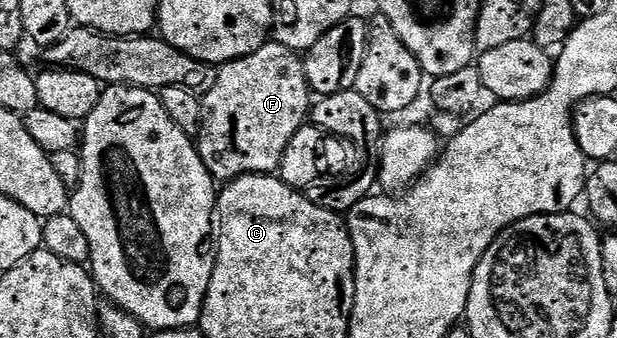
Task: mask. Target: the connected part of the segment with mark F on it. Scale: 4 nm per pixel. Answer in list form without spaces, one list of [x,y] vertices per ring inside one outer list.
[[[267,42],[252,54],[239,60],[229,60],[217,69],[218,77],[210,84],[206,96],[201,97],[202,121],[198,127],[196,147],[206,169],[215,181],[229,182],[238,176],[274,174],[282,167],[288,142],[307,123],[312,112],[312,93],[306,83],[303,57],[288,46]]]

